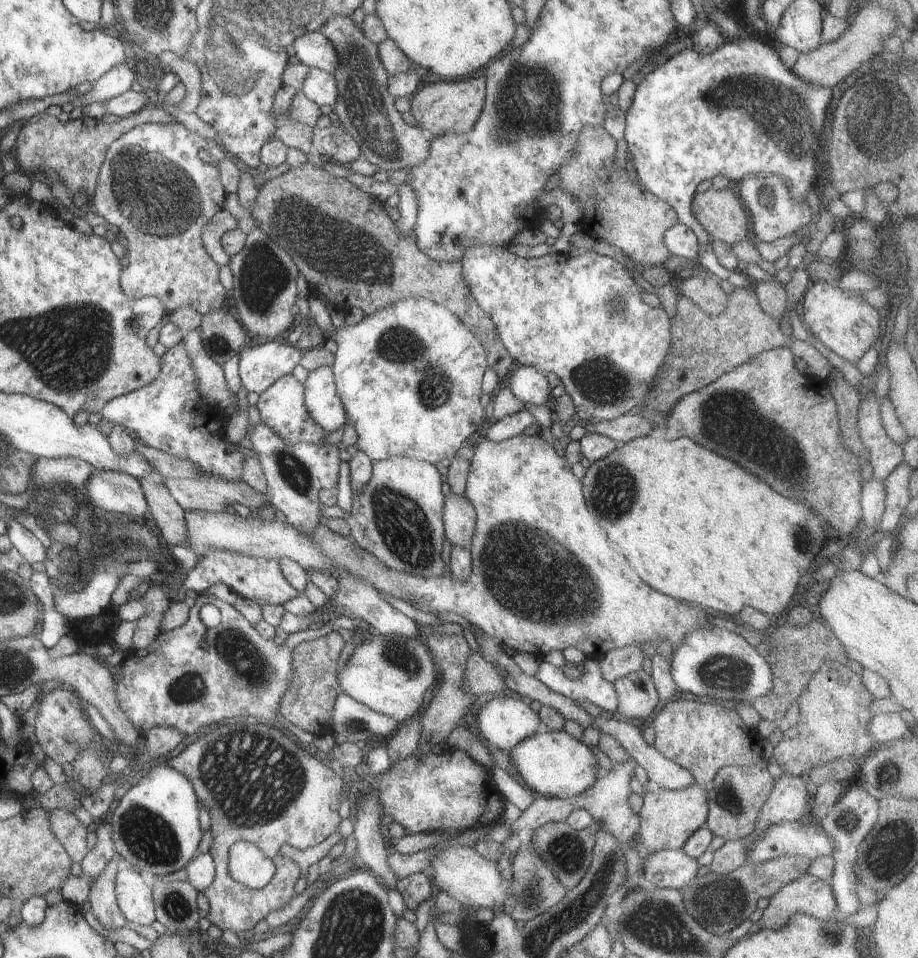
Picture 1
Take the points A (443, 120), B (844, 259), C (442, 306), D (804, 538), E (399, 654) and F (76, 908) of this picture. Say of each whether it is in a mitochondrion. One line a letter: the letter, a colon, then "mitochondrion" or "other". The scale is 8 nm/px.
A: other
B: other
C: other
D: mitochondrion
E: mitochondrion
F: other

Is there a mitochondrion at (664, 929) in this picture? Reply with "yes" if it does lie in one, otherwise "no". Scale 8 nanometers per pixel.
yes

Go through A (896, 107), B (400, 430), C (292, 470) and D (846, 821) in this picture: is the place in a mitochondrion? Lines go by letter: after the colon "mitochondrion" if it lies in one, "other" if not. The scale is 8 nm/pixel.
A: mitochondrion
B: other
C: mitochondrion
D: mitochondrion

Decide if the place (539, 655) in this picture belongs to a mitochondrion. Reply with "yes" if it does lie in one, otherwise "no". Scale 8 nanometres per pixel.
no

